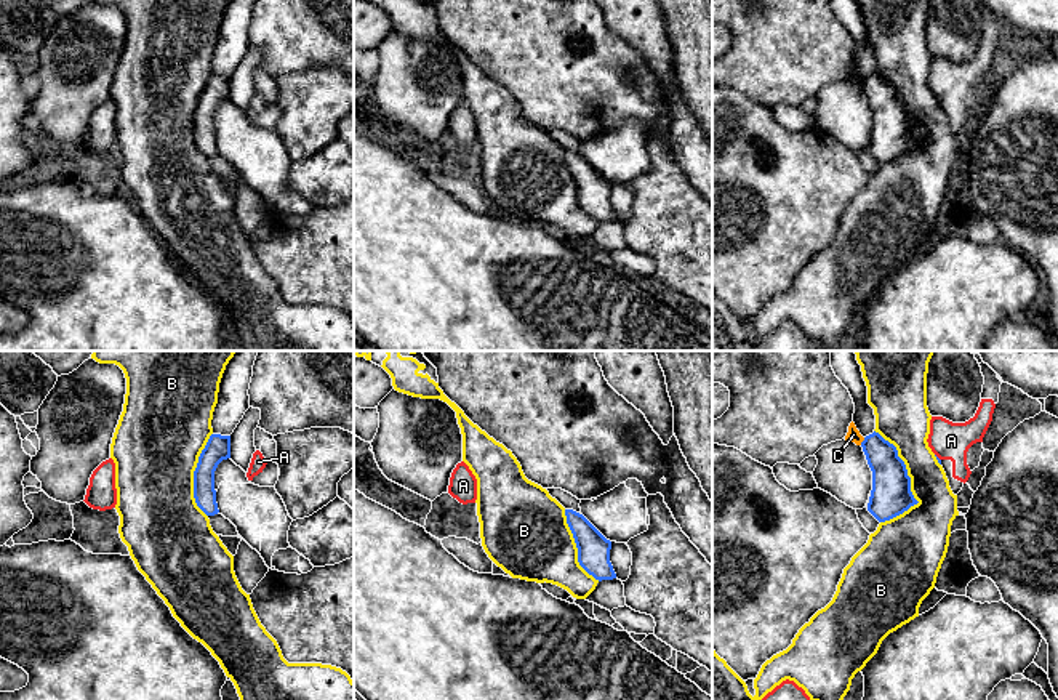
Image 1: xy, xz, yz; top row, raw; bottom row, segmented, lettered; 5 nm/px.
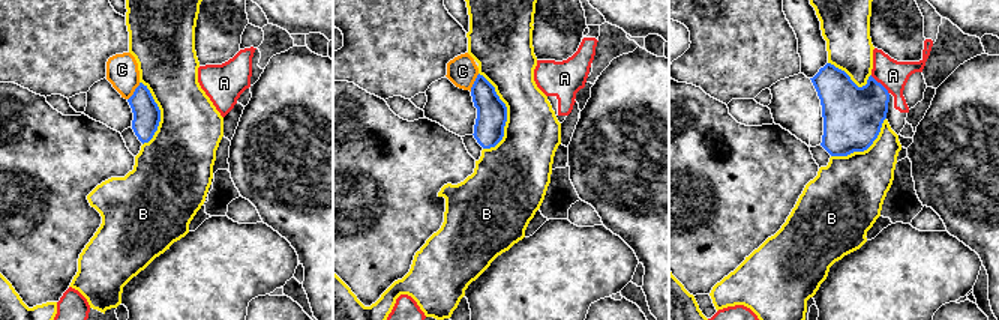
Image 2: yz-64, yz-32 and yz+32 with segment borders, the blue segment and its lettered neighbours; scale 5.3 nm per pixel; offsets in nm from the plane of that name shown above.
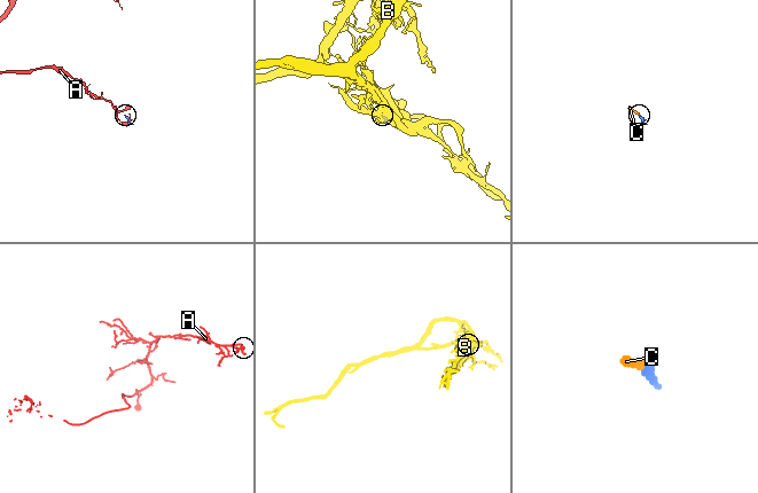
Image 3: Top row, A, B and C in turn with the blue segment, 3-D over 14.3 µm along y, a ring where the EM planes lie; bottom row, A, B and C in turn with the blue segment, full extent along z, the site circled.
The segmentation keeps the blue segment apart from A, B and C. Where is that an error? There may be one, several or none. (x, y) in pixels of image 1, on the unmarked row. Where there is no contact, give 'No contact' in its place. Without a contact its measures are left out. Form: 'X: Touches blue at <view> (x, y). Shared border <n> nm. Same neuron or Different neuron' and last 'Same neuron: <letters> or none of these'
A: Touches blue at yz (937, 98). Shared border 50 nm. Different neuron
B: Touches blue at yz (909, 122). Shared border 480 nm. Different neuron
C: Touches blue at yz (863, 82). Shared border 50 nm. Different neuron
Same neuron: none of these

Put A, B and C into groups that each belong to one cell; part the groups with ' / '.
A / B C

